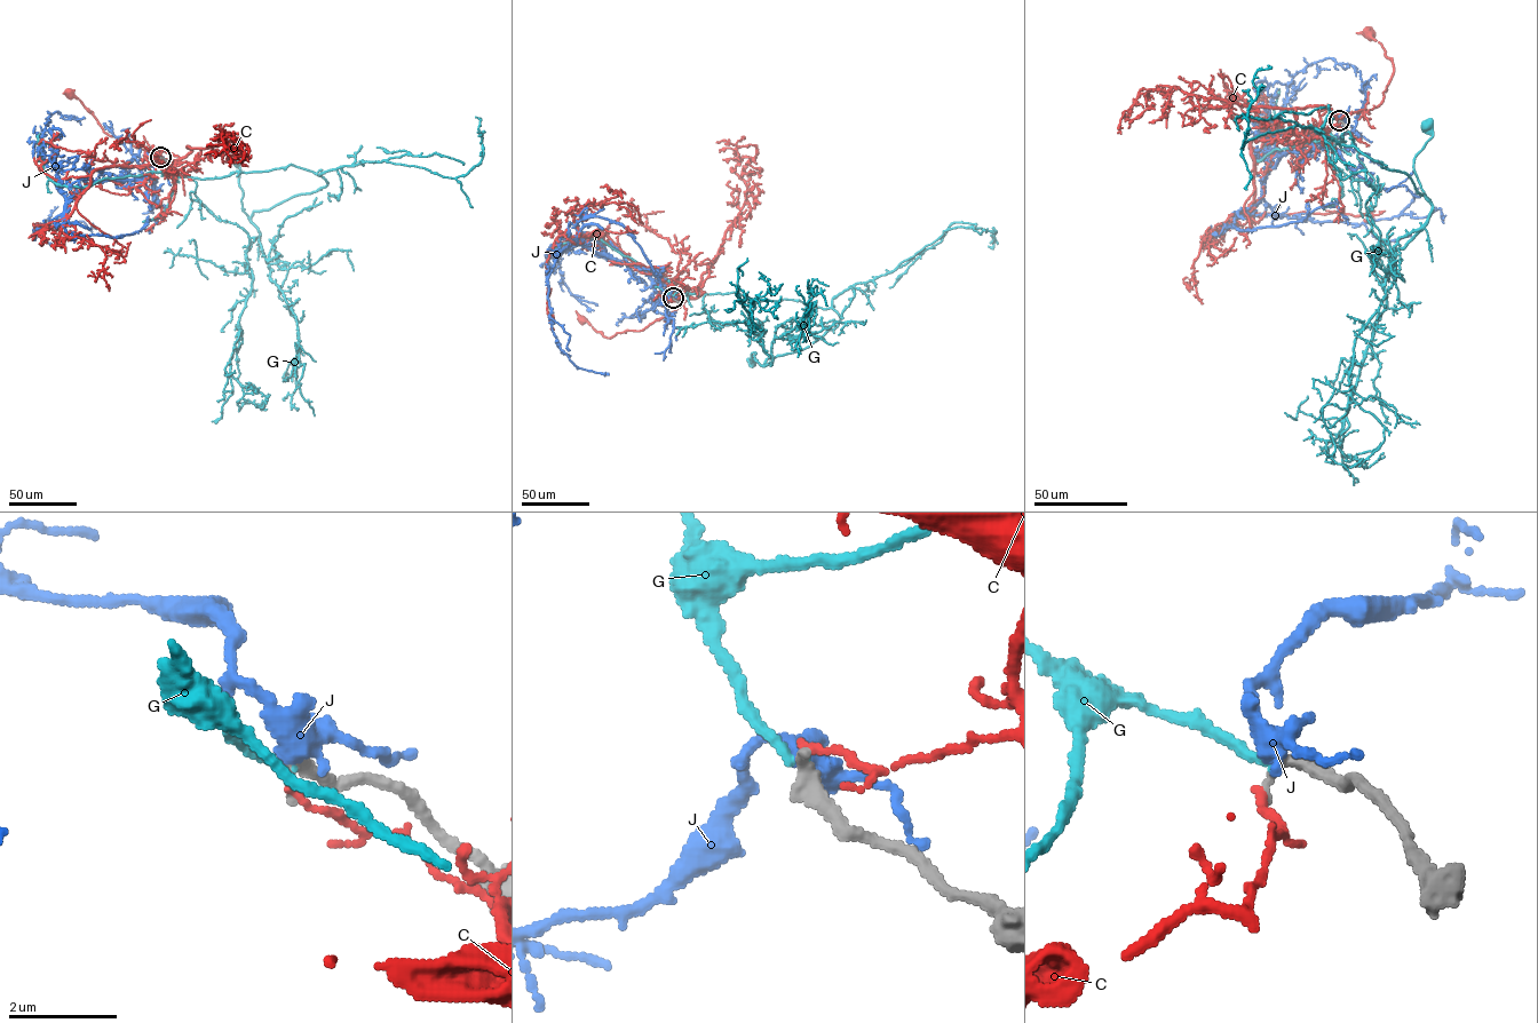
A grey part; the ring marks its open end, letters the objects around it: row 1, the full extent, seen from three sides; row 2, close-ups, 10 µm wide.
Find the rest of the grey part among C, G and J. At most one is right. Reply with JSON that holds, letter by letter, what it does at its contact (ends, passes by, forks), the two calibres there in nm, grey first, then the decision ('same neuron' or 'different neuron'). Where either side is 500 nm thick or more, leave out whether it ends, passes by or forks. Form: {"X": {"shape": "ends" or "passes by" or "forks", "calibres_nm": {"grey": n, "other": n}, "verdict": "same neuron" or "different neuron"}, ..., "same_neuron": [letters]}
{"C": {"shape": "ends", "calibres_nm": {"grey": 200, "other": 110}, "verdict": "different neuron"}, "G": {"shape": "ends", "calibres_nm": {"grey": 320, "other": 140}, "verdict": "same neuron"}, "J": {"shape": "forks", "calibres_nm": {"grey": 320, "other": 320}, "verdict": "different neuron"}, "same_neuron": ["G"]}

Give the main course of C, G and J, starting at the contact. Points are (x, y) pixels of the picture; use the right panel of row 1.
C: (1338, 121), (1331, 127), (1338, 125), (1345, 116), (1376, 108), (1384, 101), (1393, 73), (1393, 63), (1370, 32)
G: (1339, 121), (1329, 128), (1332, 150), (1347, 131), (1432, 206), (1413, 165), (1433, 134), (1427, 124)
J: (1339, 120), (1347, 132), (1284, 153), (1265, 177), (1276, 214), (1361, 224), (1440, 207), (1443, 219)

